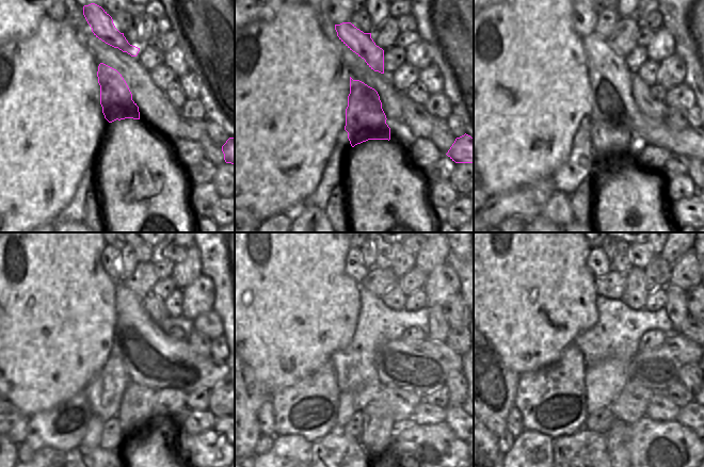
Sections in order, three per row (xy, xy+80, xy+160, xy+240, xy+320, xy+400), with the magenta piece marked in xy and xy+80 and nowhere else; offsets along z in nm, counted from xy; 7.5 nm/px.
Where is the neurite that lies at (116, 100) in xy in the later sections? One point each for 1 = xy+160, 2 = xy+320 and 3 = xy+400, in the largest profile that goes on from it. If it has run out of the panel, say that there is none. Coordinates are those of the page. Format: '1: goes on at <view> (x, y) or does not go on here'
1: goes on at xy+160 (616, 121)
2: goes on at xy+320 (422, 367)
3: goes on at xy+400 (656, 370)

